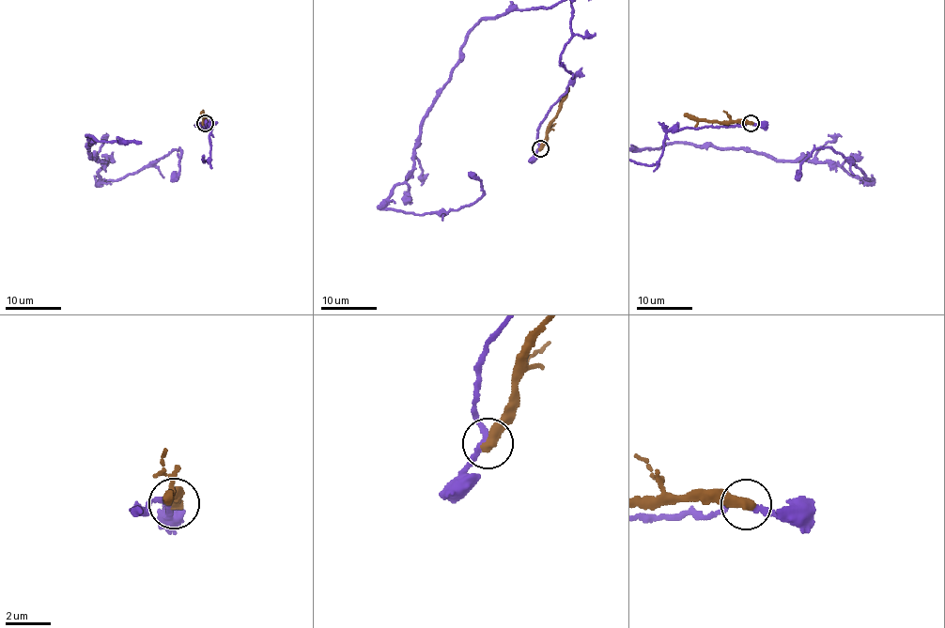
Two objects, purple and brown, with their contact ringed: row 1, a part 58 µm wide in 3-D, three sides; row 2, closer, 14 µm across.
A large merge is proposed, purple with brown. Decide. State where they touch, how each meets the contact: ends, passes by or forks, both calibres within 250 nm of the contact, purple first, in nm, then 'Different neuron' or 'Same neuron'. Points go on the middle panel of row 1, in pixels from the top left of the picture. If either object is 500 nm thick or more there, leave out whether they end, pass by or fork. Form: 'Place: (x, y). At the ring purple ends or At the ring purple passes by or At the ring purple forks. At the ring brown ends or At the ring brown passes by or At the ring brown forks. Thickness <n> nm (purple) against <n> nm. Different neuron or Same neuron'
Place: (540, 148). Thickness 240 nm (purple) against 500 nm. Different neuron

